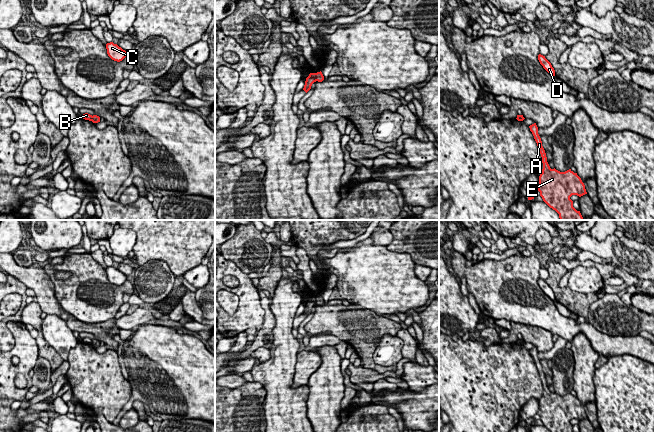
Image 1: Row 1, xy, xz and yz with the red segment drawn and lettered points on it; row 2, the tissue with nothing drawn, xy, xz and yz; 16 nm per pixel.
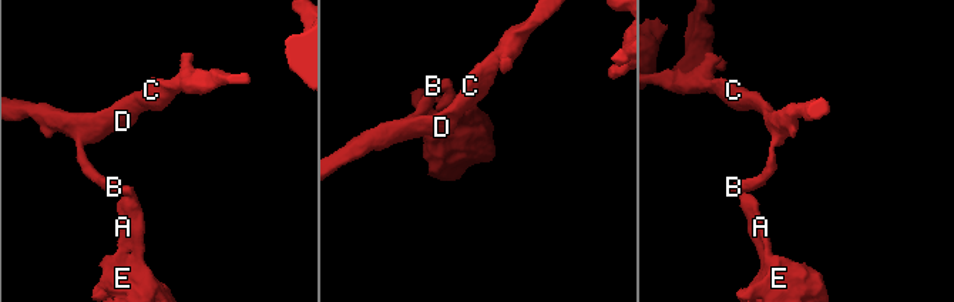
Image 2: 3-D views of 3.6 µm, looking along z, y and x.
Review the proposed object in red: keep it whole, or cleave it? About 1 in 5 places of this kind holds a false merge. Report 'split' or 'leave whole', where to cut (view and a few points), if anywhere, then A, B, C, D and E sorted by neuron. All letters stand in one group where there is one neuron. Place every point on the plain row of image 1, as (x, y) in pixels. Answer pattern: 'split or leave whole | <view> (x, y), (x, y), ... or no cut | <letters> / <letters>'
split | xz (314, 297), (316, 304) | A E / B C D

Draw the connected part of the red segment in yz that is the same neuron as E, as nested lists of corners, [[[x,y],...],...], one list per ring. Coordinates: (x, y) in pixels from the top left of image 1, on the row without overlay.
[[[536,347],[530,349],[529,352],[537,367],[543,387],[537,412],[540,420],[550,432],[574,432],[570,421],[572,419],[581,421],[587,418],[584,407],[577,397],[574,397],[571,393],[565,396],[560,396],[555,392],[551,393],[547,386]]]

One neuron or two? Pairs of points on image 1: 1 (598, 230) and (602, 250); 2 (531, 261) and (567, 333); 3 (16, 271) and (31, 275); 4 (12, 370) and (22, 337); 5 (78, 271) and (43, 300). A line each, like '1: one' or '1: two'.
1: two
2: one
3: one
4: one
5: two

